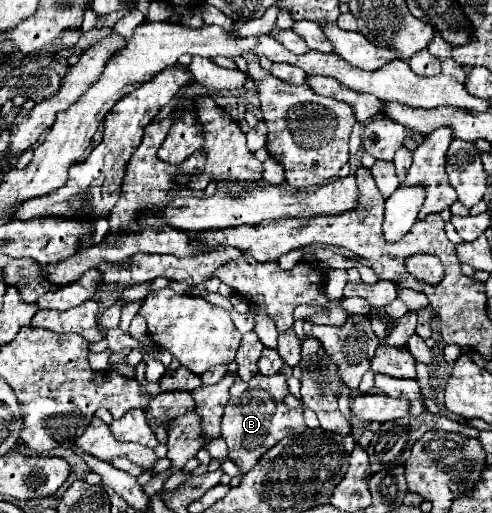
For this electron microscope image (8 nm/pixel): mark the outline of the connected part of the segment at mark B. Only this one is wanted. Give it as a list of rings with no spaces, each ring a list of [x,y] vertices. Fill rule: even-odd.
[[[255,374],[249,382],[237,380],[231,386],[231,398],[225,406],[225,414],[221,418],[221,436],[229,446],[229,458],[237,464],[237,468],[245,474],[249,472],[261,454],[265,454],[271,446],[291,434],[303,432],[305,420],[301,408],[289,408],[283,398],[287,396],[287,382],[283,374],[261,376]]]

